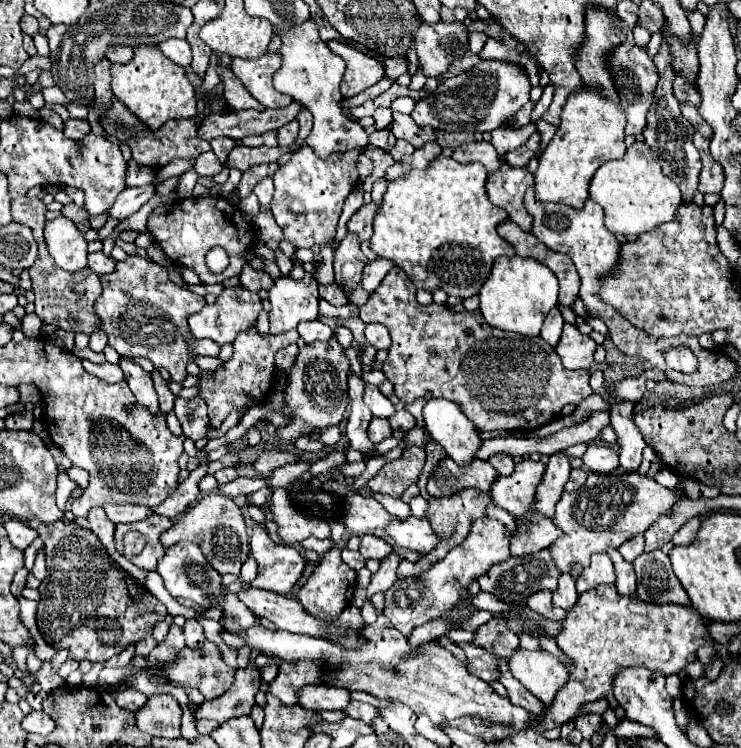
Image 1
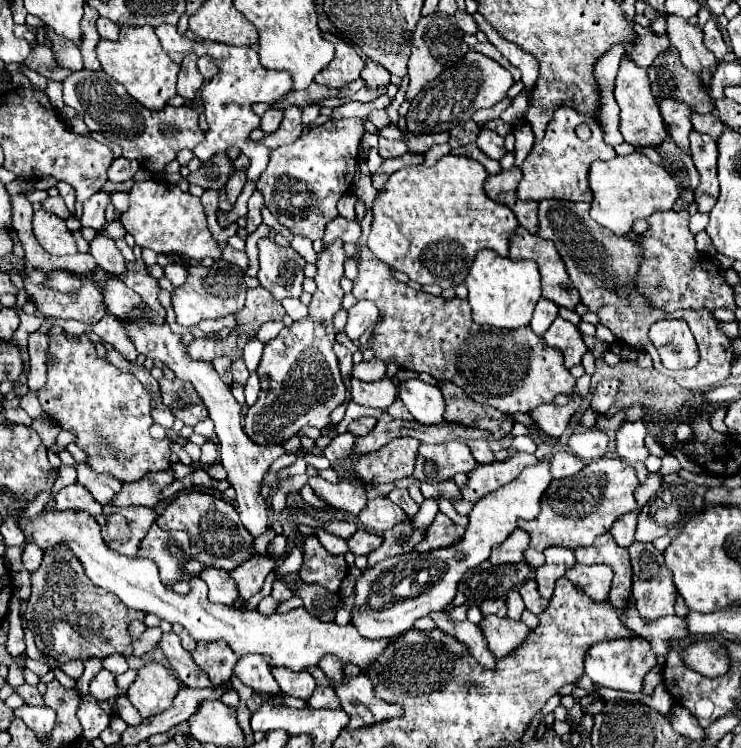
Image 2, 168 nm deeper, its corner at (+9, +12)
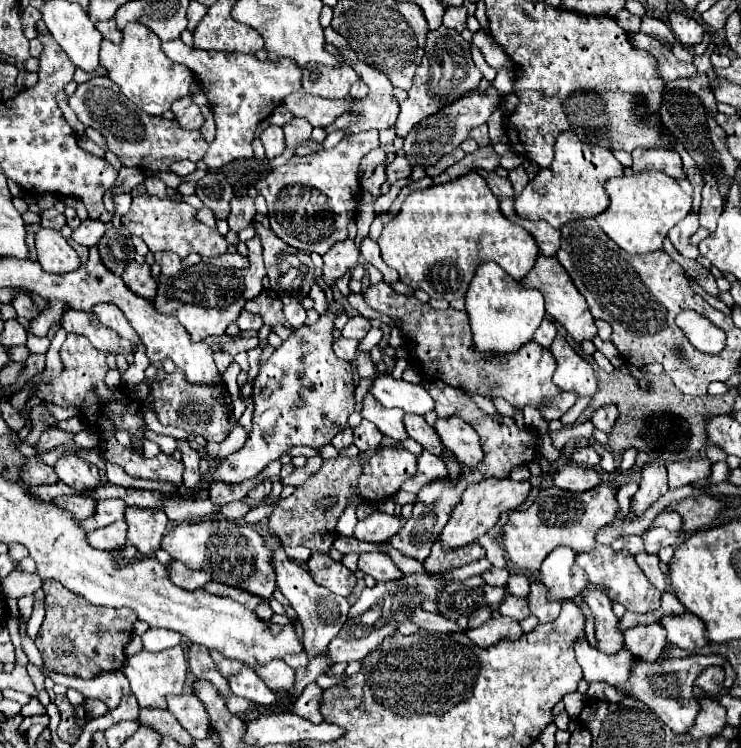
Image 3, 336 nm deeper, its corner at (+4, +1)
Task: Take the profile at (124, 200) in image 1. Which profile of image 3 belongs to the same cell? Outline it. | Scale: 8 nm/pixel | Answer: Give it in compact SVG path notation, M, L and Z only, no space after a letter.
M86 219L82 221L82 225L72 233L72 239L80 245L92 247L98 245L98 241L102 239L102 235L106 233L106 223L102 223L100 219Z

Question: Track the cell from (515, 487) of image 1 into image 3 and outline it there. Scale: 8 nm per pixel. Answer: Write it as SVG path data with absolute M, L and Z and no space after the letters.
M484 479L476 485L468 485L460 503L452 509L450 521L446 523L446 527L440 533L440 539L444 541L446 549L456 549L462 545L468 545L472 541L476 541L480 535L484 535L488 529L492 529L496 525L496 521L500 519L502 511L508 509L516 509L530 493L530 481L512 481L508 479Z

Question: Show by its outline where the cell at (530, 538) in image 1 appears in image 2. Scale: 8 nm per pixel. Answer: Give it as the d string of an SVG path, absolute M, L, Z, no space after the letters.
M513 530L503 544L497 544L489 556L491 564L517 564L523 560L523 548L527 548L527 534L523 530Z

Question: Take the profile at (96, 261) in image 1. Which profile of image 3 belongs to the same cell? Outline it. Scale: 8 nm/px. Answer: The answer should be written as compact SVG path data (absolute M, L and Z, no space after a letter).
M132 261L126 269L124 269L124 275L122 275L122 281L126 283L126 287L130 291L134 291L136 295L144 297L144 299L150 299L154 301L156 297L156 283L150 275L150 267L146 265L140 265L136 261Z

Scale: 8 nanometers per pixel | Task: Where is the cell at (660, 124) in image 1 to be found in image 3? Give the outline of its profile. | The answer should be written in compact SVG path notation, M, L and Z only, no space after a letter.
M692 211L686 219L682 219L676 227L672 227L672 231L668 231L668 237L672 241L672 245L684 255L684 257L690 257L690 259L696 259L700 253L698 253L698 247L692 247L688 237L692 233L696 233L698 229L698 213Z

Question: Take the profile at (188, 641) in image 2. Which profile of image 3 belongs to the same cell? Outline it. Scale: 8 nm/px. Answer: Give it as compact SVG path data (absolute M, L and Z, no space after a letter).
M190 645L188 647L188 667L190 667L192 675L208 679L226 697L232 695L228 691L228 681L216 671L214 661L212 661L212 657L210 657L210 653L208 653L206 647L200 647L200 645Z

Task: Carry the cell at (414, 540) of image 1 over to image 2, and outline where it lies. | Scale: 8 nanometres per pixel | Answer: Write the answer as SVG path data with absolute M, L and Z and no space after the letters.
M375 498L367 502L367 506L361 510L361 516L357 518L365 528L381 534L387 528L393 528L395 524L399 524L399 520L405 520L407 514L389 498Z

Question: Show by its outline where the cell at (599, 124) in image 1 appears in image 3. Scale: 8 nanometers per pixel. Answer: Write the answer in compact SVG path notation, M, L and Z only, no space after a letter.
M564 131L556 139L552 165L536 173L536 177L524 187L522 195L516 197L514 209L524 219L544 219L556 229L580 217L596 217L610 203L604 191L604 181L622 173L624 167L608 149L600 145L588 145L576 137L574 131Z

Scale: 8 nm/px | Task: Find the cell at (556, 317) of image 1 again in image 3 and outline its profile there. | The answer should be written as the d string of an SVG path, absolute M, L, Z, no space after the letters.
M546 317L544 319L544 323L538 327L538 331L536 331L536 335L534 335L534 341L536 343L540 343L542 347L550 347L550 343L552 343L552 339L556 337L556 325L554 325L554 321L550 319L550 317Z

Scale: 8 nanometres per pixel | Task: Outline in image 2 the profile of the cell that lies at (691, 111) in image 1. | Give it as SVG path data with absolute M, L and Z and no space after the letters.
M693 114L691 116L691 122L693 122L693 128L697 132L703 132L703 134L709 134L713 136L715 140L721 136L721 132L725 130L725 124L715 116L715 114Z

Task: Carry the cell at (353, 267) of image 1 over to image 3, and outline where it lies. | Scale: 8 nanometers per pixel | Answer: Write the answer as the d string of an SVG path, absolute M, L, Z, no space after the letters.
M338 299L328 301L326 313L314 325L294 329L294 333L262 363L254 381L254 417L252 431L244 447L228 457L212 471L212 479L224 483L242 483L262 473L268 463L280 459L296 445L320 449L328 445L340 431L346 429L348 417L354 411L354 375L352 365L334 355L334 319L344 313Z

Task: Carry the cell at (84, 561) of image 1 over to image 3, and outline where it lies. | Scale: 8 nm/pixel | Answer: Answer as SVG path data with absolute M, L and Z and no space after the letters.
M54 579L44 581L46 593L46 617L36 637L36 647L42 653L44 665L50 671L92 679L106 671L118 671L126 663L124 647L132 635L132 619L112 607L96 607L82 595L68 591Z

